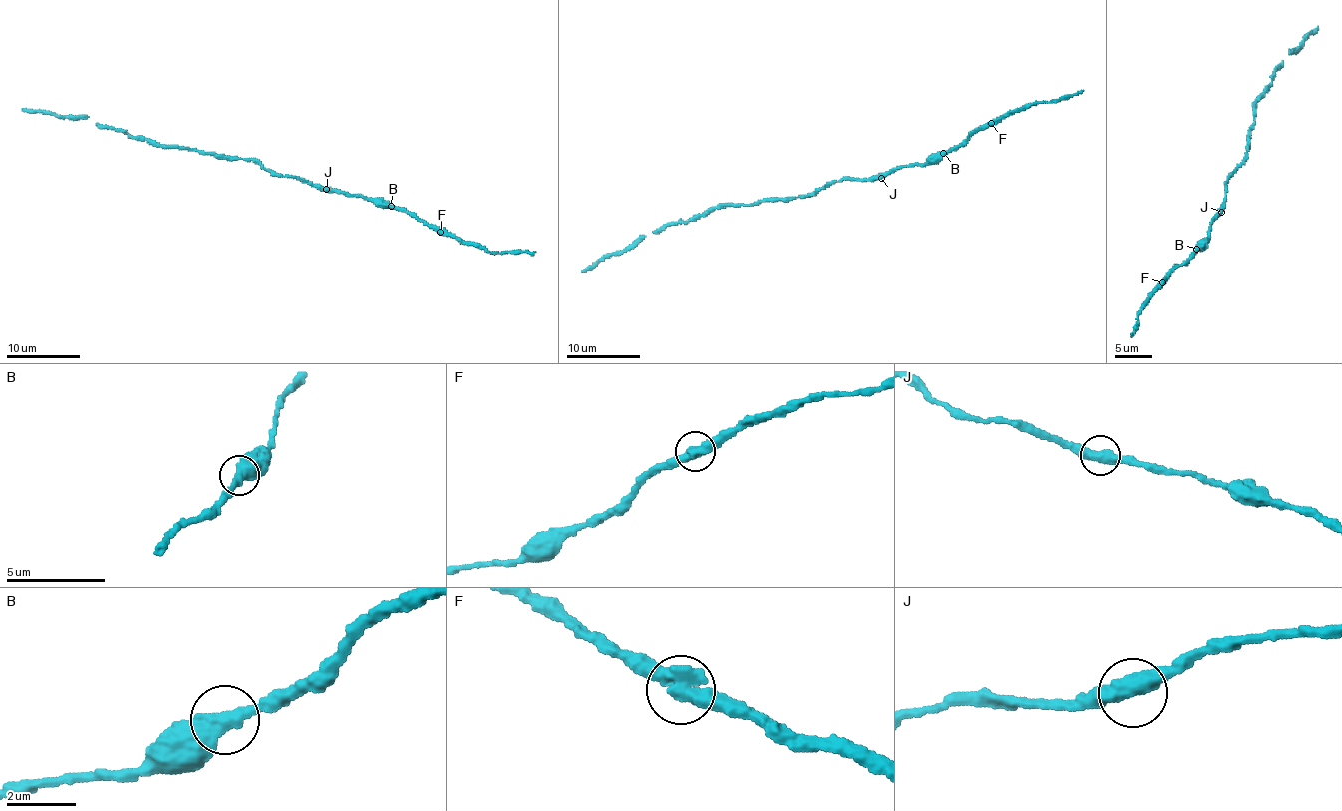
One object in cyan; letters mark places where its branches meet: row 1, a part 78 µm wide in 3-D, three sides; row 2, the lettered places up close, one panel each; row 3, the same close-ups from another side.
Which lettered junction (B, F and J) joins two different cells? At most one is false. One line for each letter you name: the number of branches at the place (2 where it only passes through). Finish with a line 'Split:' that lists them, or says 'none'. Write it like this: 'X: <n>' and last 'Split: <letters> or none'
Split: none

